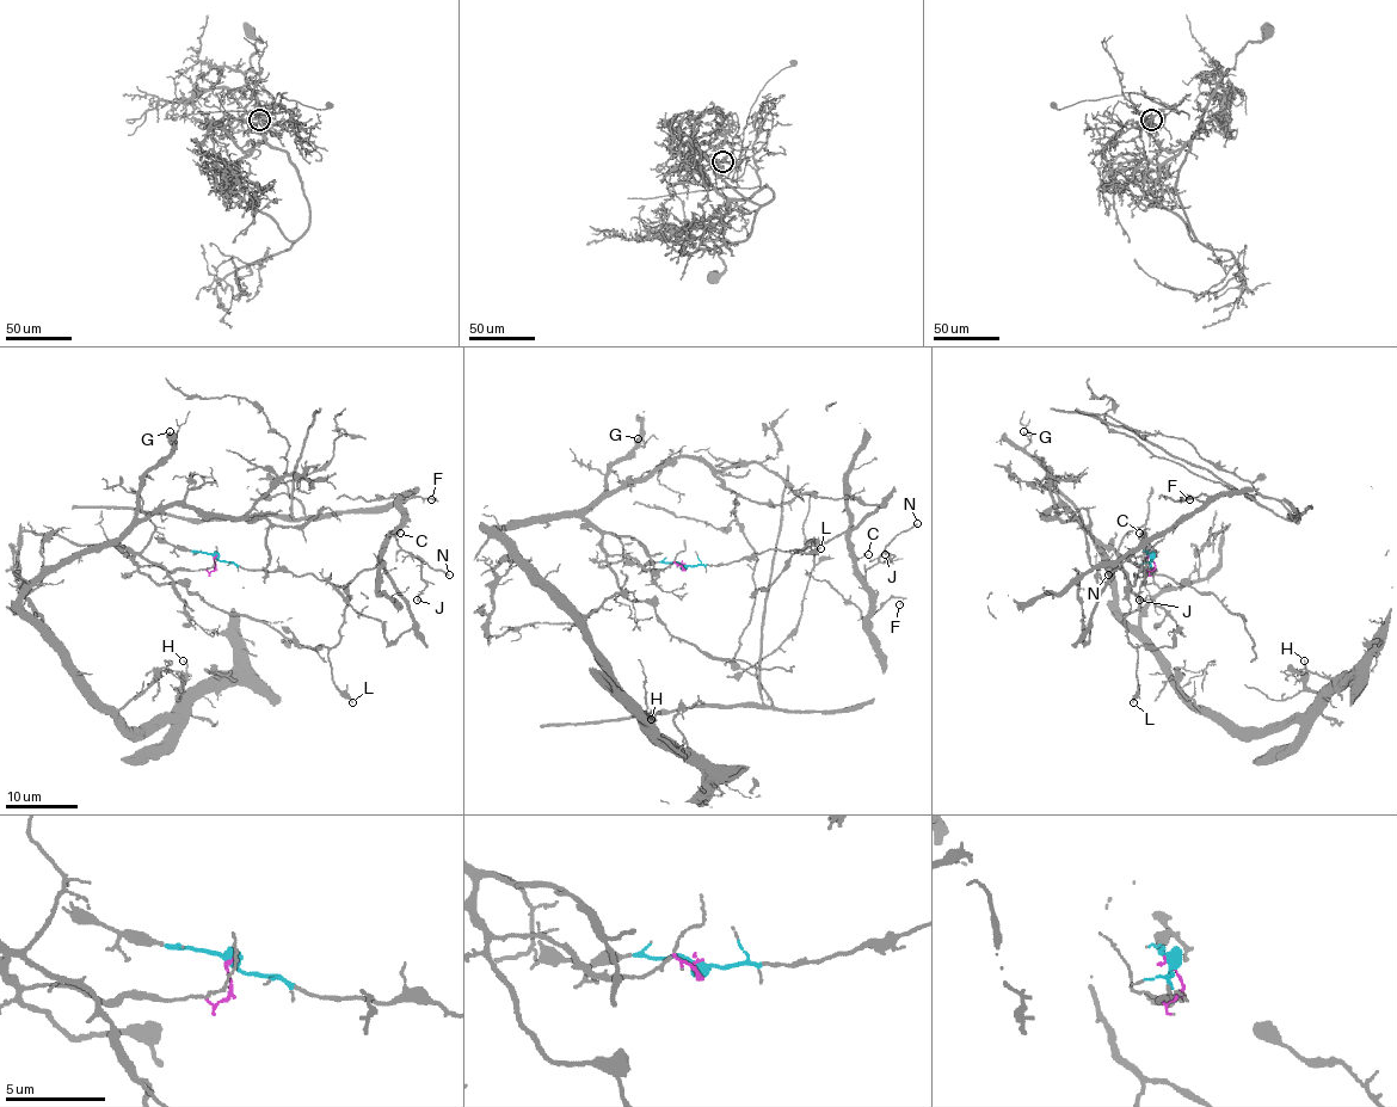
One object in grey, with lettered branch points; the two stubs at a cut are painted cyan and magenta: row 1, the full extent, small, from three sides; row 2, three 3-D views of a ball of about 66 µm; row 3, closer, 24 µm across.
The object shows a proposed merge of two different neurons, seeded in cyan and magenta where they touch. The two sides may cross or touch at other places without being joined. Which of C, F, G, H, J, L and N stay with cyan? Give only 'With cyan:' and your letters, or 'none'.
With cyan: C, F, J, L, N

